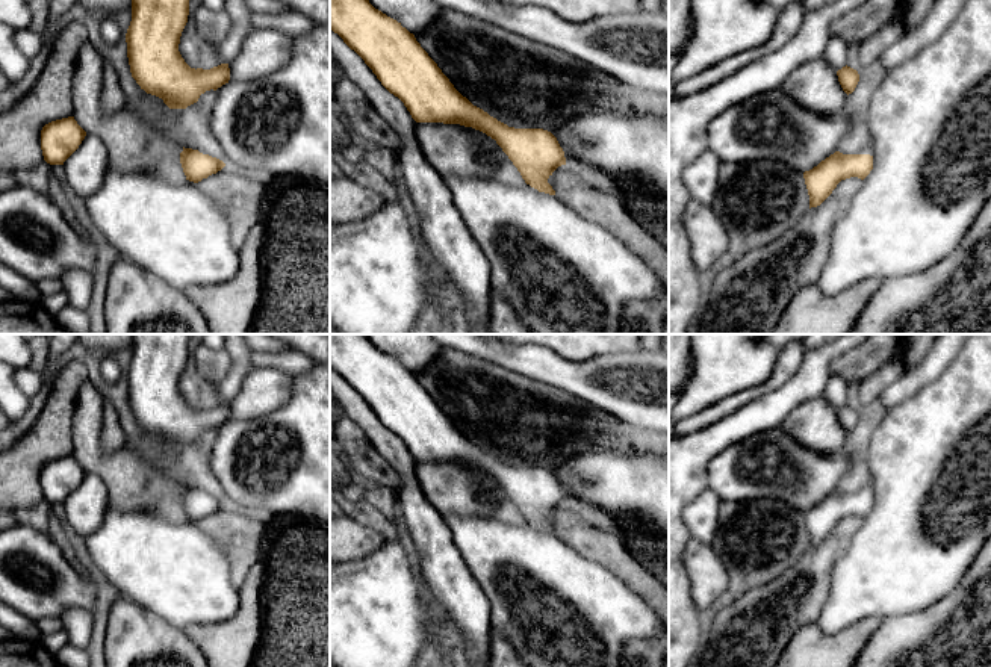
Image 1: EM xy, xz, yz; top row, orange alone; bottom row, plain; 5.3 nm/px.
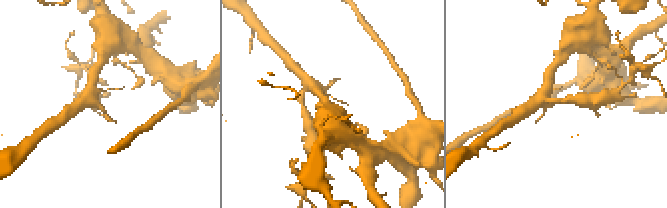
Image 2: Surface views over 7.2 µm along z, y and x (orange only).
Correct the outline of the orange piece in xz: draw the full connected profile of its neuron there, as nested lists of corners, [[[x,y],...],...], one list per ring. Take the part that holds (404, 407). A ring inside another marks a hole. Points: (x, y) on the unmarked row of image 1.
[[[330,334],[330,368],[365,399],[381,423],[404,442],[416,461],[460,463],[486,472],[508,495],[527,523],[539,531],[555,534],[548,517],[558,505],[566,504],[566,496],[551,470],[508,466],[474,445],[454,427],[415,374],[396,358],[375,348],[366,334]]]

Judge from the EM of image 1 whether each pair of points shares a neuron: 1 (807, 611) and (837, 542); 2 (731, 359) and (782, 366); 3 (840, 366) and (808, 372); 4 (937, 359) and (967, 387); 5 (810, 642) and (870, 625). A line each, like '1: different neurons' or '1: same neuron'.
1: same neuron
2: different neurons
3: different neurons
4: different neurons
5: same neuron

